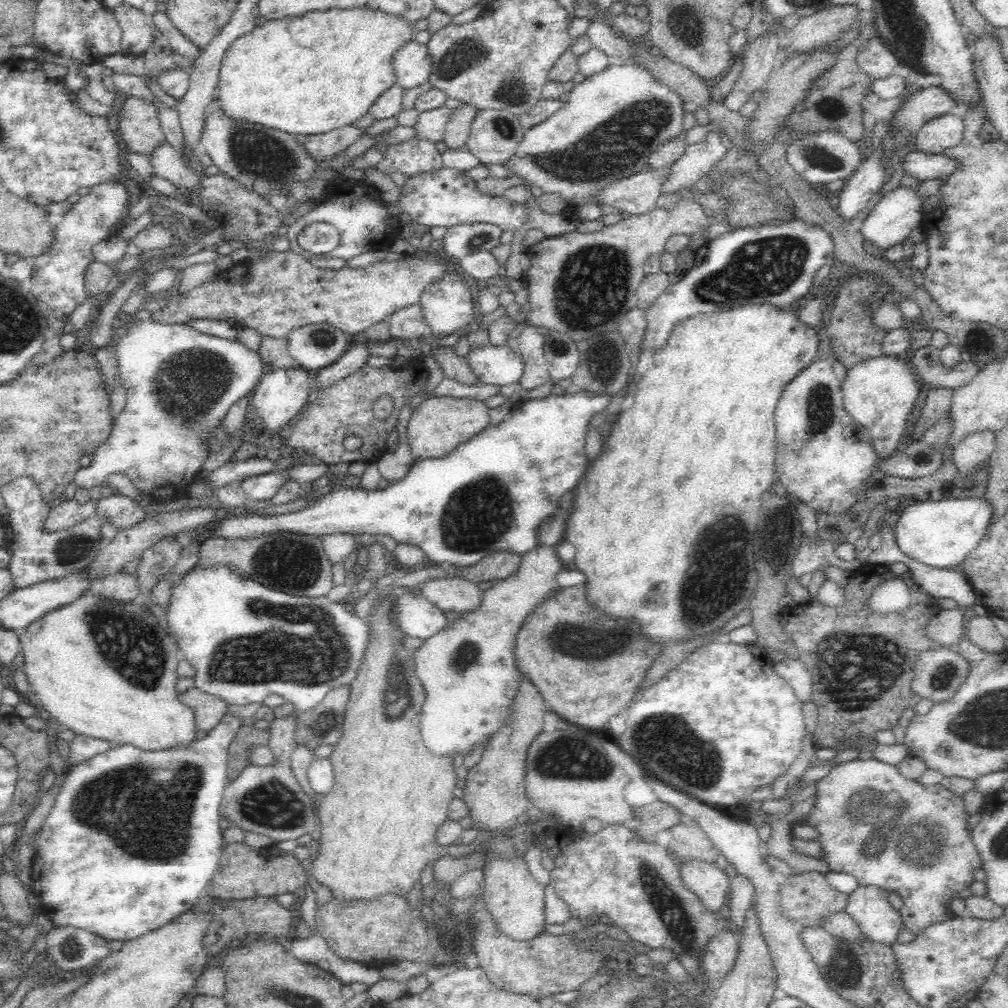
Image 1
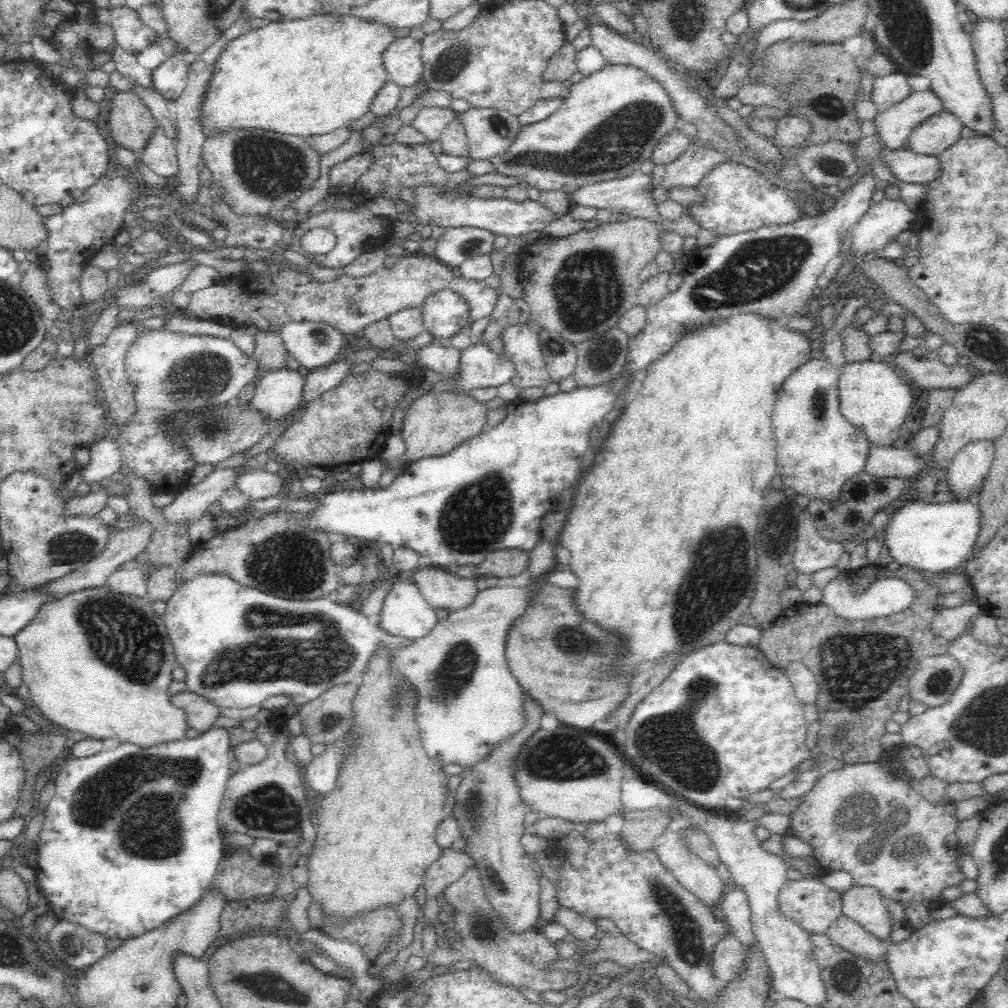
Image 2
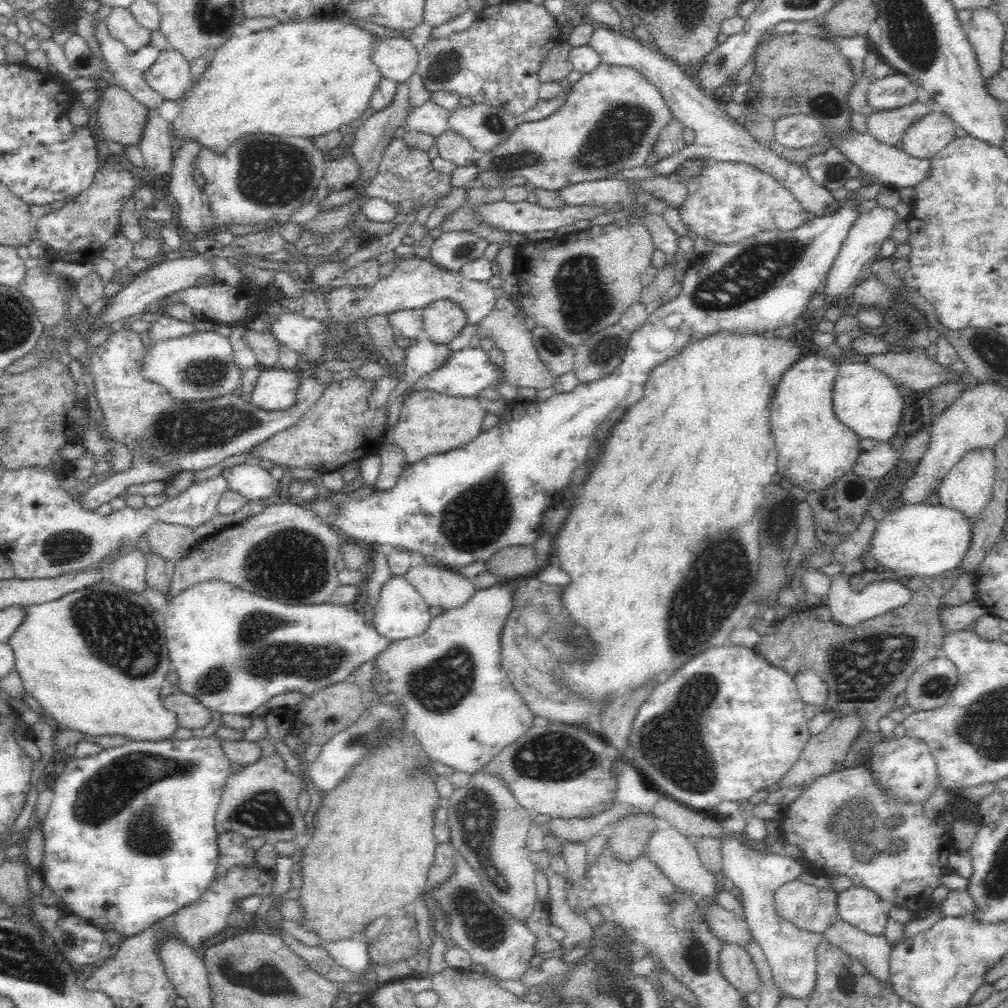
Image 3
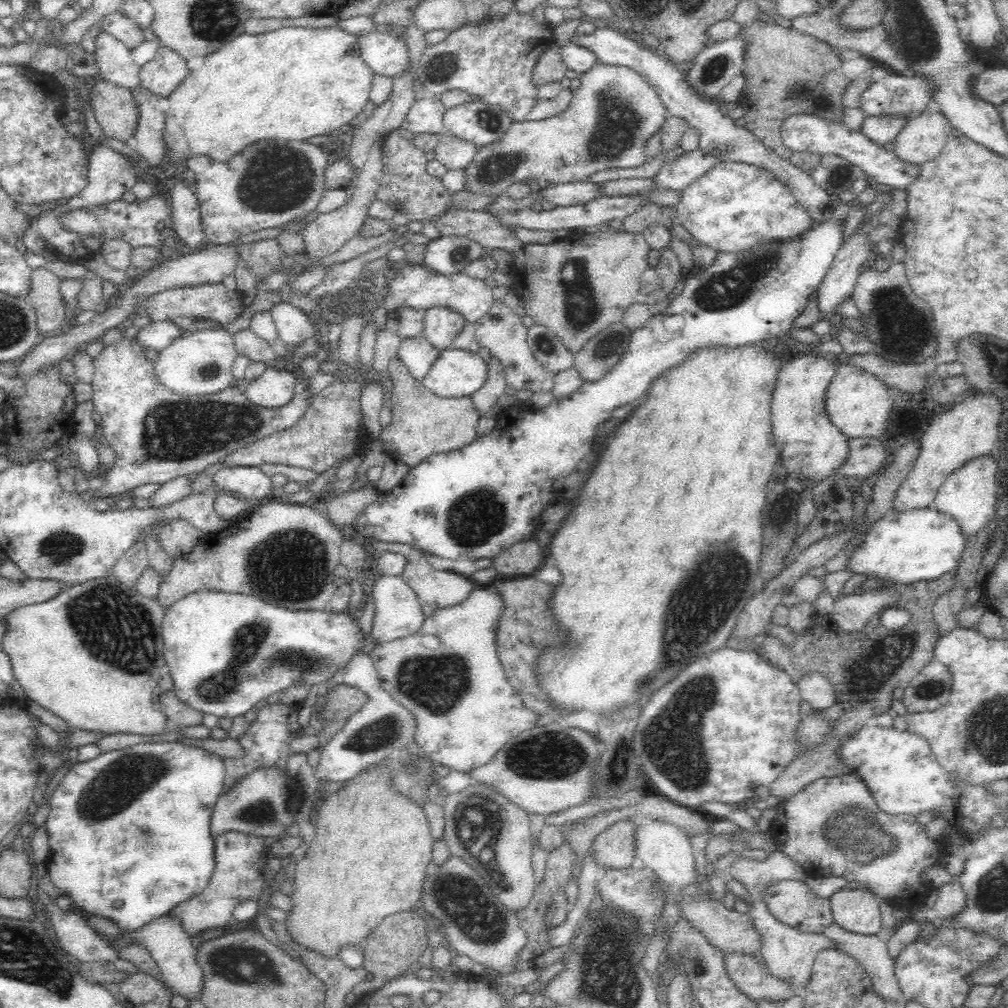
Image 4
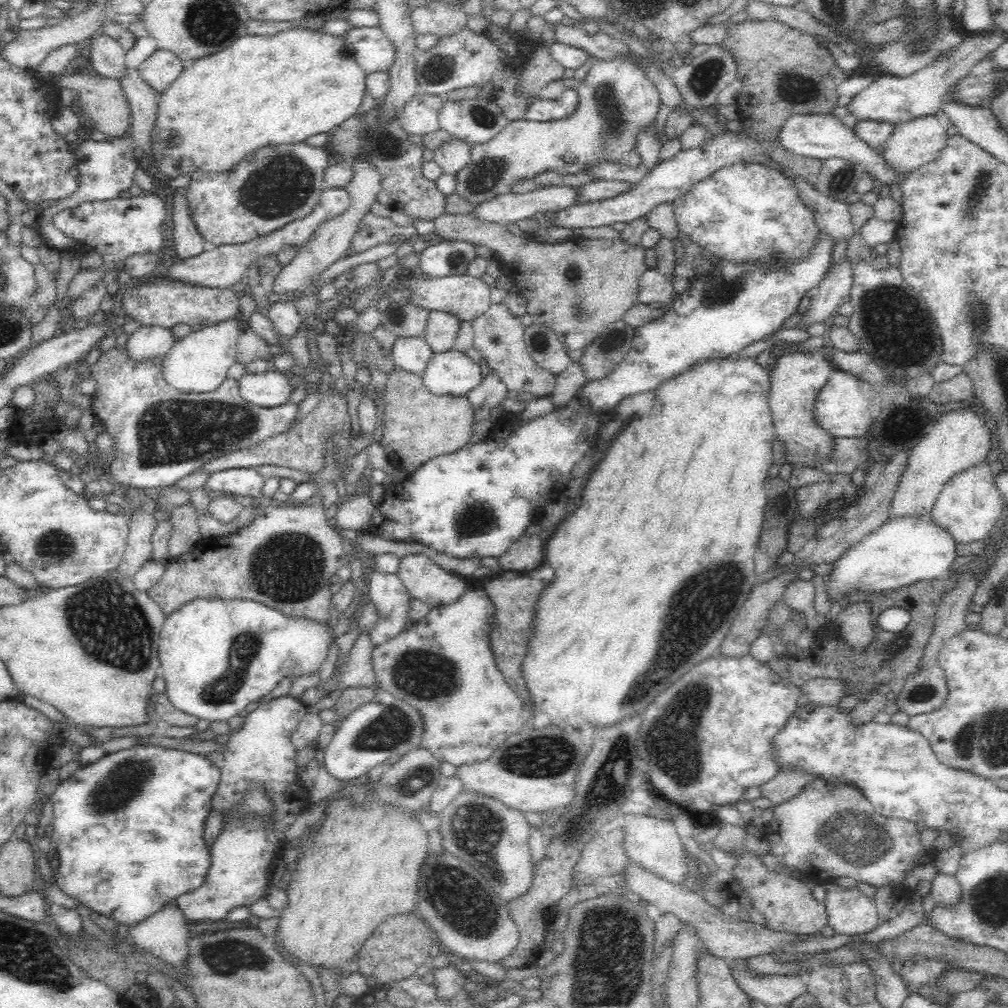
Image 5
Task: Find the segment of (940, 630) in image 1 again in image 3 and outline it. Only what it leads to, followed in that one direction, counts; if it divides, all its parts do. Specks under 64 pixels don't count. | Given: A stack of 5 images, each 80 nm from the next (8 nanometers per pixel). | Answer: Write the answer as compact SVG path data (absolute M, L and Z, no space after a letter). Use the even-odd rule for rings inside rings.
M975 598L961 606L949 607L940 613L940 624L945 633L970 629L978 618L987 614L986 608Z

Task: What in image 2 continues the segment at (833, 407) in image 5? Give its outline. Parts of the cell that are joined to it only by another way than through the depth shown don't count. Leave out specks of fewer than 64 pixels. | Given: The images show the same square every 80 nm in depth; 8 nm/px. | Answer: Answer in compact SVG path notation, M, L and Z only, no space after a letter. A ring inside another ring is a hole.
M872 361L848 363L843 366L838 379L840 412L855 427L864 431L874 445L890 446L900 436L900 428L910 404L912 404L913 384L891 363Z

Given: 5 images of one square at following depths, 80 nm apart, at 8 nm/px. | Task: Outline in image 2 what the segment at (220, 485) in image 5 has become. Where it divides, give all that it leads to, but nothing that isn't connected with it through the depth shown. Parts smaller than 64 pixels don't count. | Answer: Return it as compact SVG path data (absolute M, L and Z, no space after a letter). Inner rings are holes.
M252 467L240 471L235 476L233 486L241 490L250 500L268 498L280 494L283 479L278 473L268 472L262 467Z

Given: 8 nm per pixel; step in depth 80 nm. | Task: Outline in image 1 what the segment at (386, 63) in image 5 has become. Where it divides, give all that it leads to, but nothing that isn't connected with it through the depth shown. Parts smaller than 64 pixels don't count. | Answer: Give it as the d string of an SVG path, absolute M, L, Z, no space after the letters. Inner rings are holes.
M412 40L403 44L391 58L397 86L407 90L428 82L432 58L425 44Z

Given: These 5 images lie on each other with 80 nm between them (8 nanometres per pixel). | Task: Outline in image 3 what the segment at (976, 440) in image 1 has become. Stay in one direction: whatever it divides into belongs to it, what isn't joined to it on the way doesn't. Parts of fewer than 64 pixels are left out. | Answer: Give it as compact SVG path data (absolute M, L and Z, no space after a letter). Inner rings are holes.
M978 448L970 450L956 462L956 466L946 474L937 490L939 504L949 506L961 512L970 522L978 520L978 514L984 510L988 498L992 494L994 482L995 450Z

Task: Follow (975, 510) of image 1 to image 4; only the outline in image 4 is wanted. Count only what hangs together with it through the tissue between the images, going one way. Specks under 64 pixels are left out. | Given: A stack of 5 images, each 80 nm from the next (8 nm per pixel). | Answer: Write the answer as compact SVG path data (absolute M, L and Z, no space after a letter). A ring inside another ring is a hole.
M933 506L904 510L904 512L892 510L886 516L882 516L880 520L871 524L864 542L862 542L860 548L856 548L852 552L846 566L850 571L854 571L854 575L865 574L868 579L880 579L888 582L888 584L893 584L893 586L910 584L910 582L916 582L916 580L936 580L938 576L943 576L946 572L956 572L954 568L958 568L956 564L961 561L966 541L955 518L945 512L938 512Z

